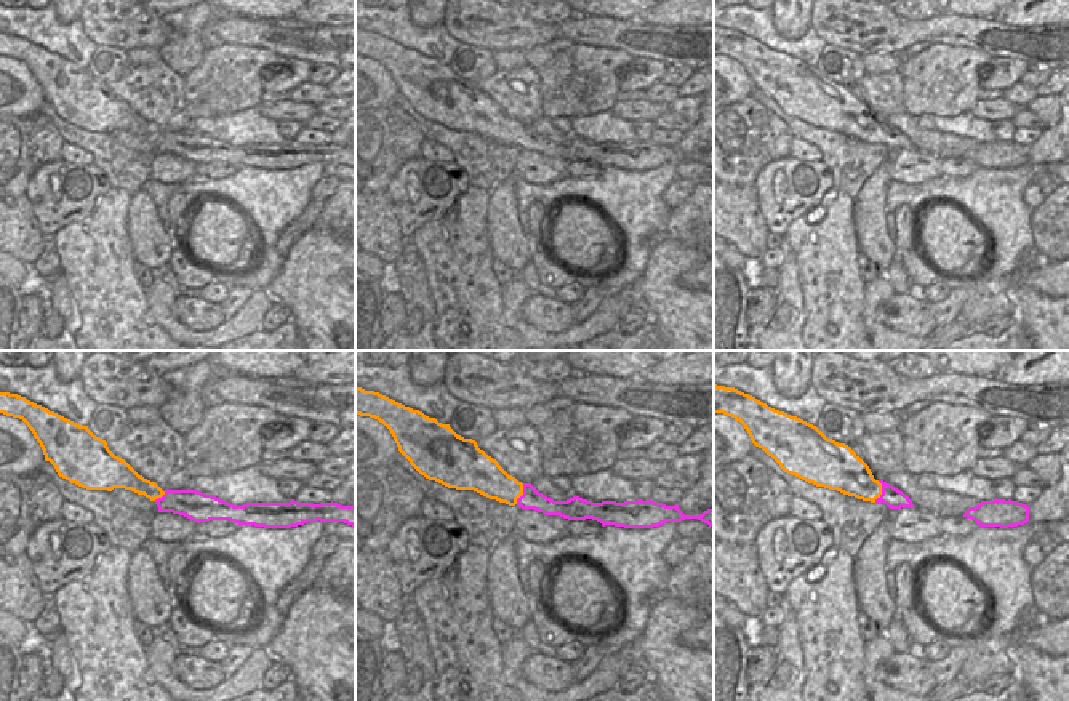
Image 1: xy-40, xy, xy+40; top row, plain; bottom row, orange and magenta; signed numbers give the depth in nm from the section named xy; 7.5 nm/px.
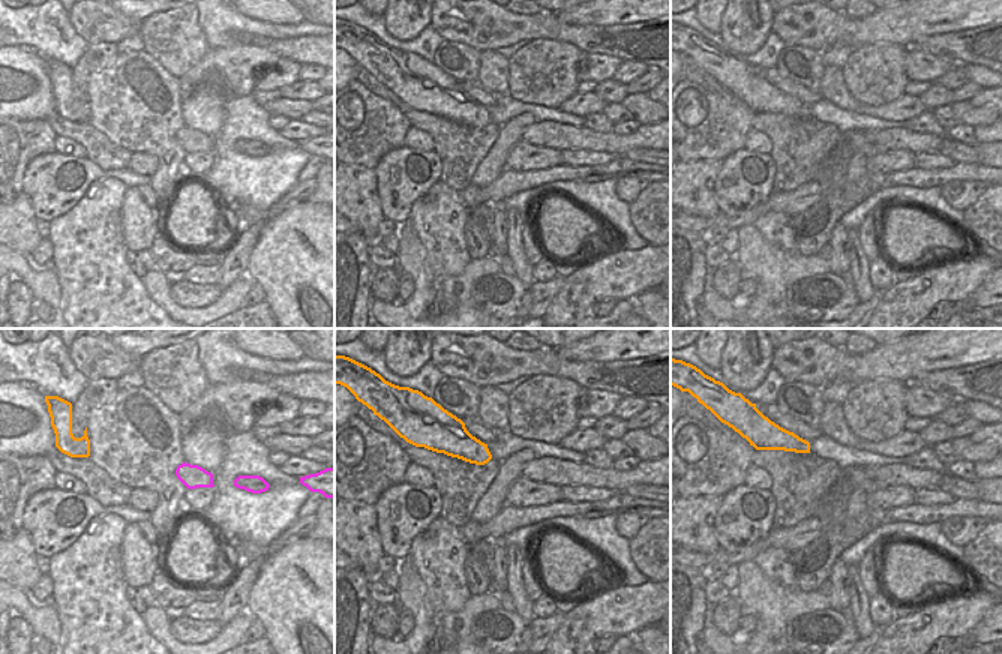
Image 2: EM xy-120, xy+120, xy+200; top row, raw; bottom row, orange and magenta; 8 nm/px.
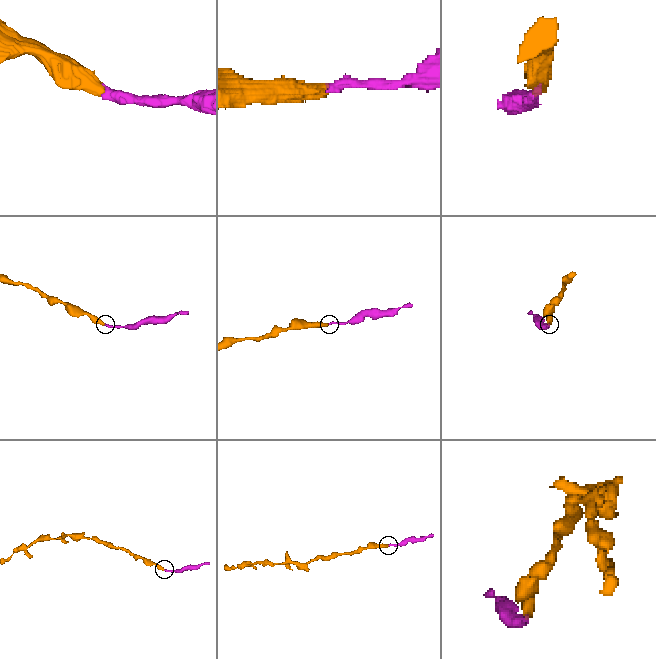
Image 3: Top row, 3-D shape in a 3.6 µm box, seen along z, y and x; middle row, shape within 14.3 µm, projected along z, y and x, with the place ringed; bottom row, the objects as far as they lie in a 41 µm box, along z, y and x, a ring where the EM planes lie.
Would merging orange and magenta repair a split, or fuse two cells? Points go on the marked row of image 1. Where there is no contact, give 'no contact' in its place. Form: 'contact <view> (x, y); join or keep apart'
contact xy+40 (880, 492); join

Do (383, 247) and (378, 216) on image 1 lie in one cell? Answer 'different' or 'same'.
same

